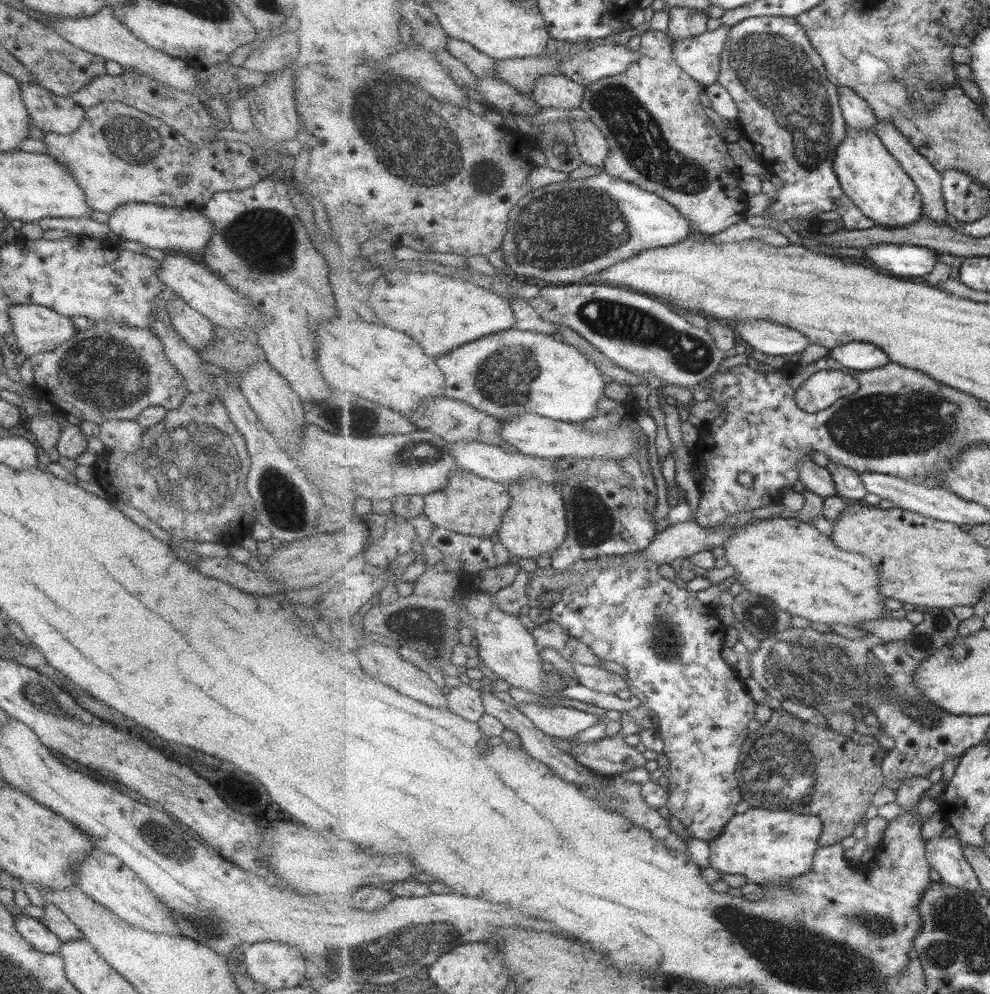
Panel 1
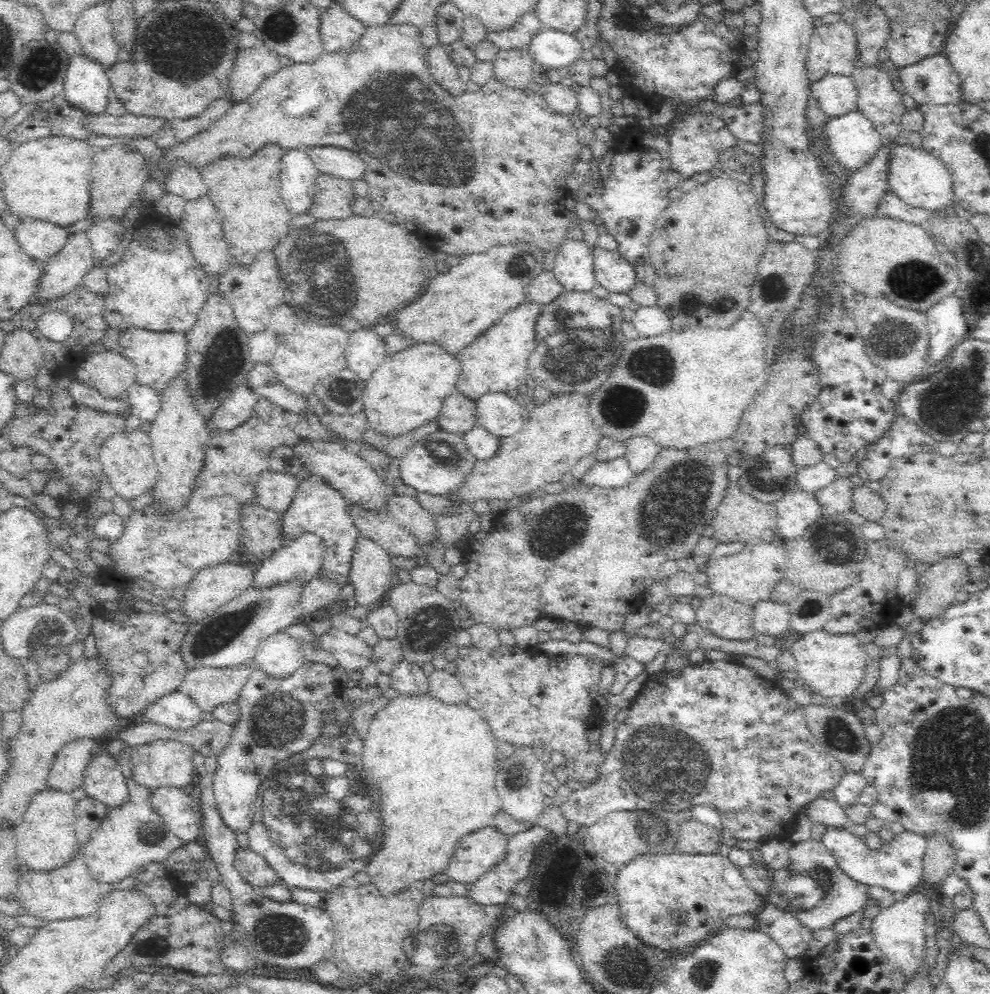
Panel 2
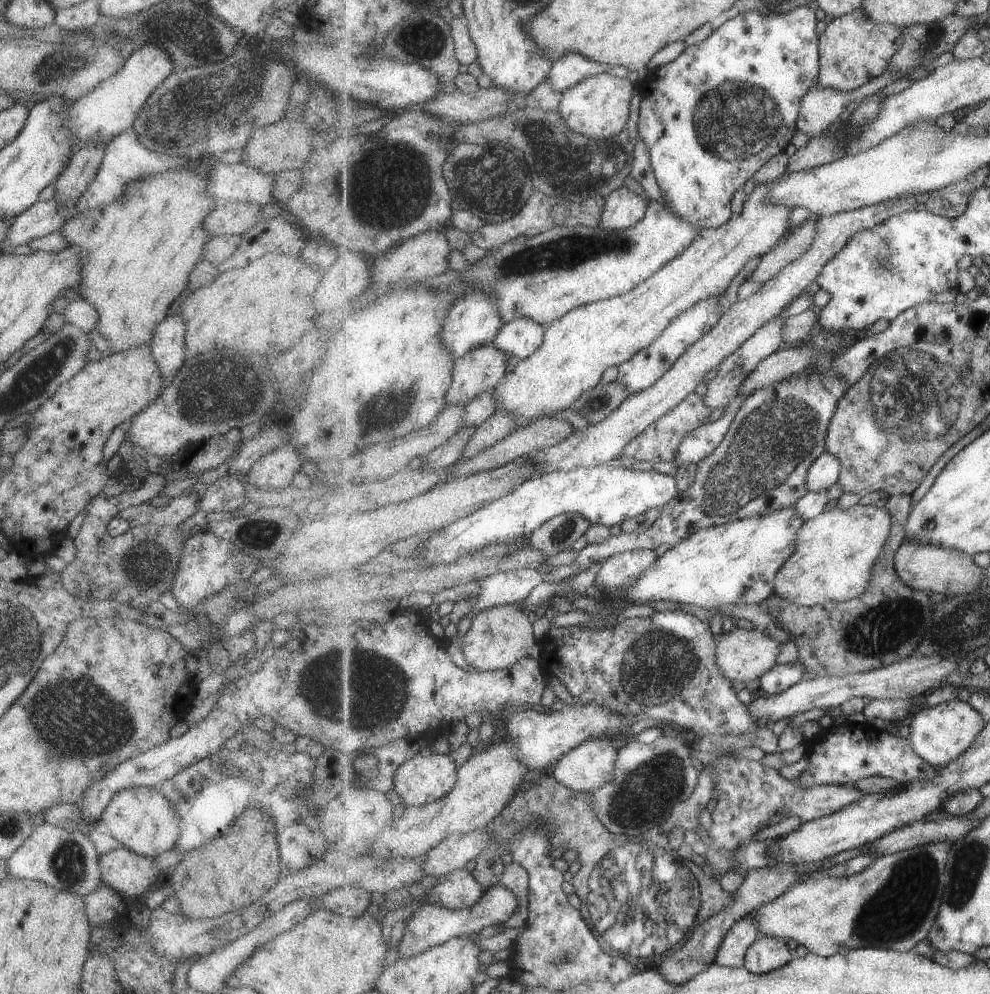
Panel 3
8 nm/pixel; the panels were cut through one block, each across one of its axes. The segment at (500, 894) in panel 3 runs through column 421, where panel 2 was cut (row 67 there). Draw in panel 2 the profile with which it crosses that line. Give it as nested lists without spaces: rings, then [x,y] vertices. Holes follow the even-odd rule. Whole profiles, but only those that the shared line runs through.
[[[940,53],[916,64],[898,69],[898,74],[905,91],[918,105],[922,104],[960,104],[963,100],[961,80],[948,58]]]

